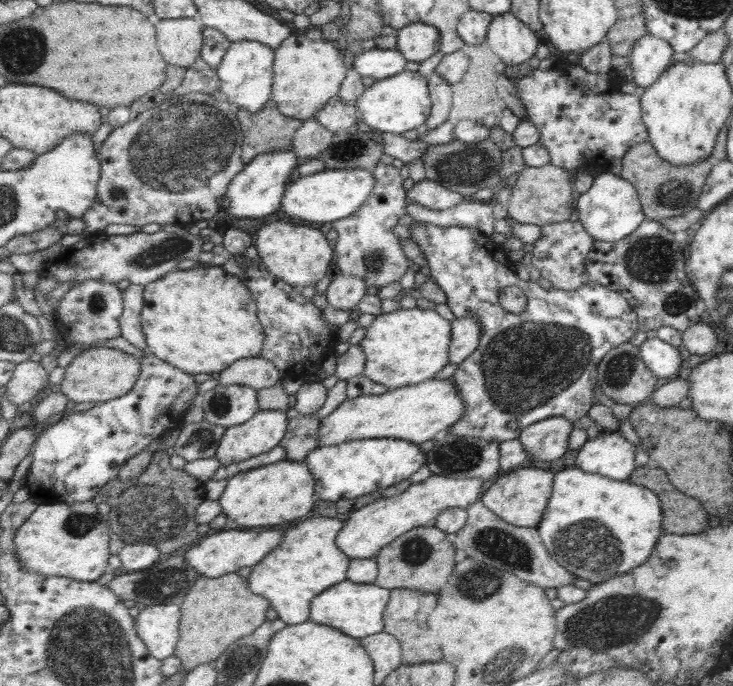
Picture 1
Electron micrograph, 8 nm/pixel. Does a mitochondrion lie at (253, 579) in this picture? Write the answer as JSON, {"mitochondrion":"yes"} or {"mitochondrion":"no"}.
{"mitochondrion":"no"}

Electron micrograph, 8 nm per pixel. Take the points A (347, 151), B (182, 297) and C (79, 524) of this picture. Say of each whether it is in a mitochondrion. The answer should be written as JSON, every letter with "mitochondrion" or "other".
{"A":"mitochondrion","B":"other","C":"mitochondrion"}

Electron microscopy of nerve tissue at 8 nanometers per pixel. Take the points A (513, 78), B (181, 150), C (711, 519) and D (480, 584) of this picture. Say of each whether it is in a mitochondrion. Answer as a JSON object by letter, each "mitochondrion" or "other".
{"A":"other","B":"mitochondrion","C":"other","D":"mitochondrion"}

